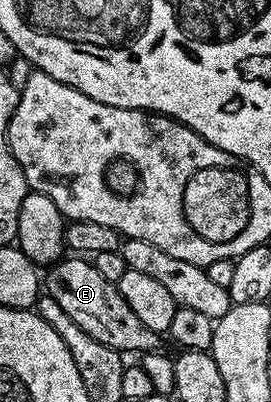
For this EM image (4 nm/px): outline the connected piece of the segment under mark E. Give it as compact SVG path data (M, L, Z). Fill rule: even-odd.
M69 257L53 264L44 275L44 291L60 304L60 309L75 321L76 325L88 333L90 337L116 349L123 355L159 350L159 332L148 329L141 324L140 317L128 306L128 301L120 296L117 284L105 280L95 269L93 262L82 257Z

